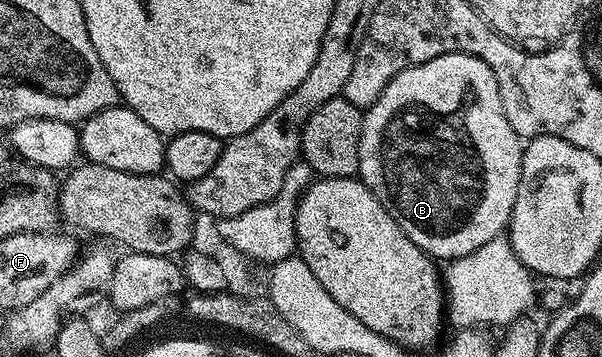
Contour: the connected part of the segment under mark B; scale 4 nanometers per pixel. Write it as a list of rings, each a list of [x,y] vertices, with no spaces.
[[[448,53],[442,57],[431,59],[422,65],[411,65],[408,69],[395,75],[391,83],[379,95],[374,105],[364,110],[361,123],[361,142],[359,143],[359,167],[357,172],[360,180],[383,203],[383,207],[399,223],[403,235],[415,243],[423,252],[434,259],[456,259],[463,255],[471,255],[483,243],[502,236],[506,232],[509,216],[513,213],[515,199],[519,191],[519,179],[521,178],[521,154],[523,152],[522,138],[507,123],[507,115],[503,111],[503,103],[499,99],[499,83],[495,83],[495,75],[491,75],[491,67],[483,63],[483,59],[463,55],[462,53]]]

